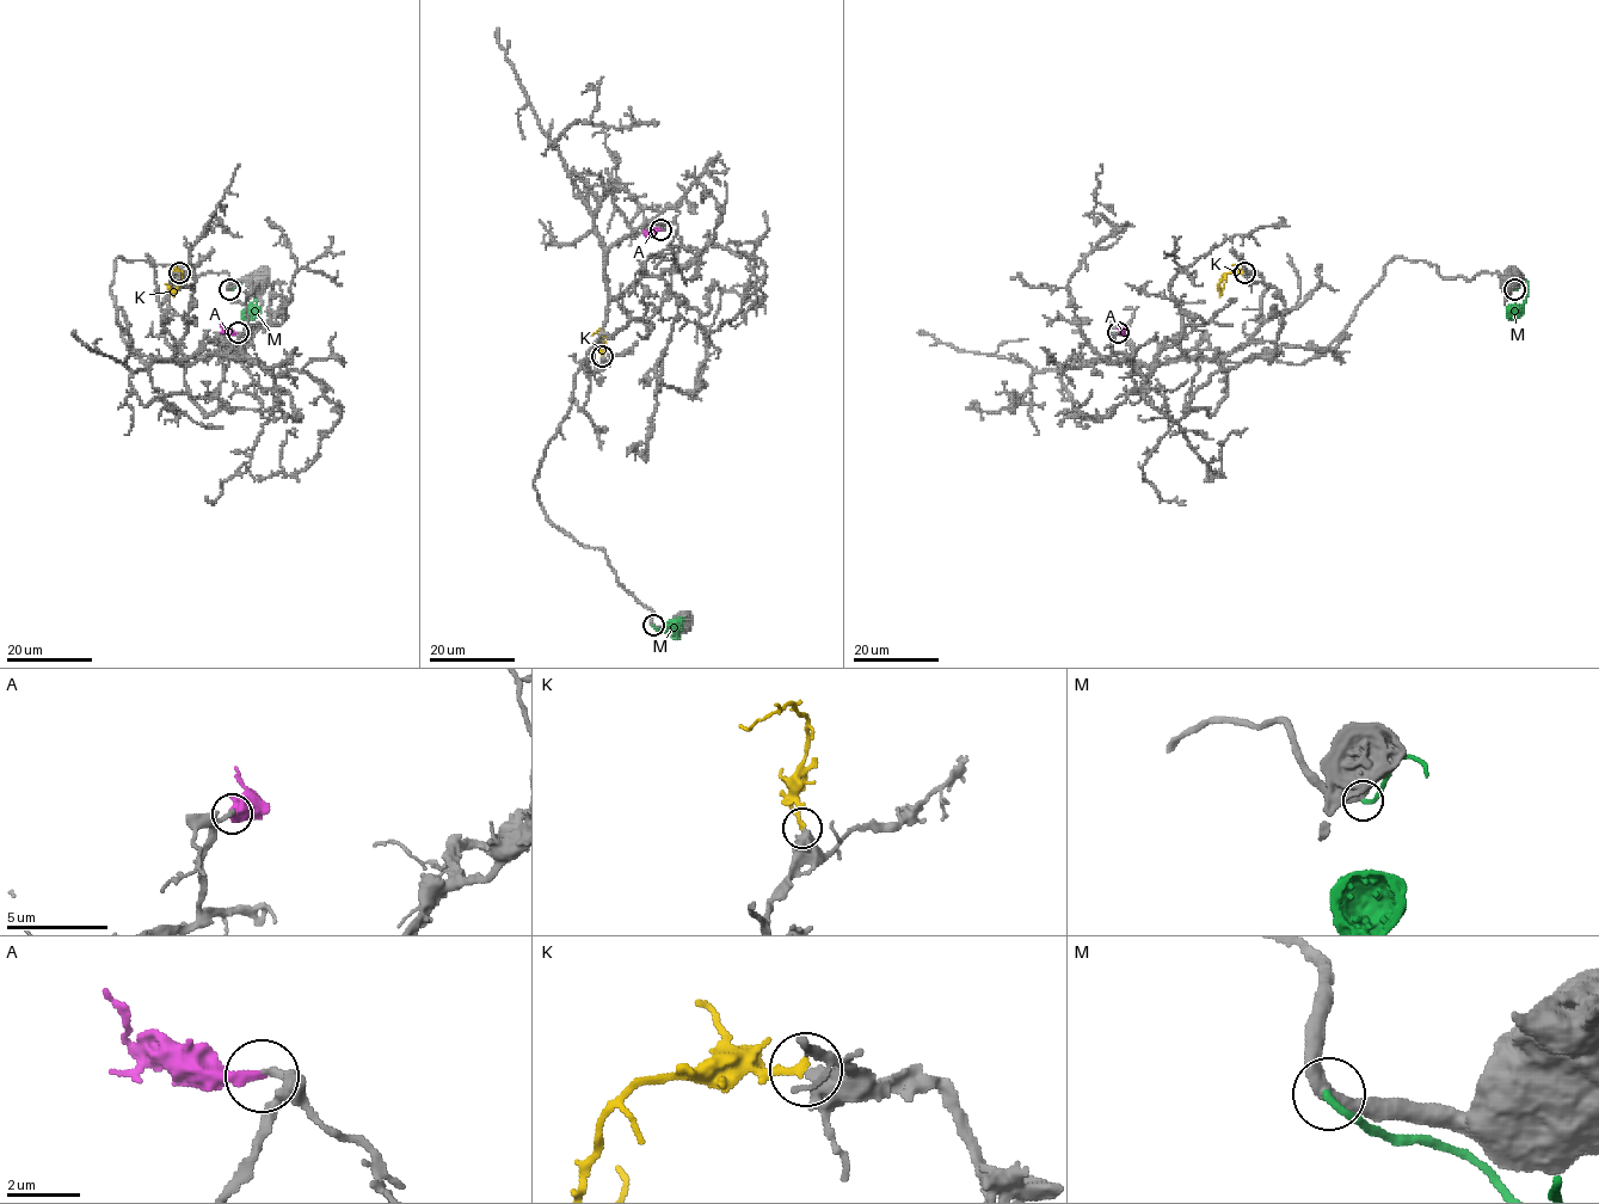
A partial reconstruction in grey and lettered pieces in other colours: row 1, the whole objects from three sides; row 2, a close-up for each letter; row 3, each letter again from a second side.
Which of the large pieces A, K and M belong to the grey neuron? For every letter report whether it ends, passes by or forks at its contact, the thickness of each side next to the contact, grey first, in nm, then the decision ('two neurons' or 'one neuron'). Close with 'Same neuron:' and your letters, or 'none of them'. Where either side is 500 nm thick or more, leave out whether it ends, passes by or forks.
A: it ends there; 220 nm thick on the grey side, 240 nm on the other; one neuron
K: it ends there; 400 nm thick on the grey side, 240 nm on the other; one neuron
M: it ends there; 400 nm thick on the grey side, 240 nm on the other; two neurons
Same neuron: A, K

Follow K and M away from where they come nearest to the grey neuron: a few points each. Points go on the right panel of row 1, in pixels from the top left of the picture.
K: (1244, 272), (1227, 274), (1223, 283)
M: (1514, 289), (1521, 280), (1527, 283), (1525, 303), (1511, 317)

